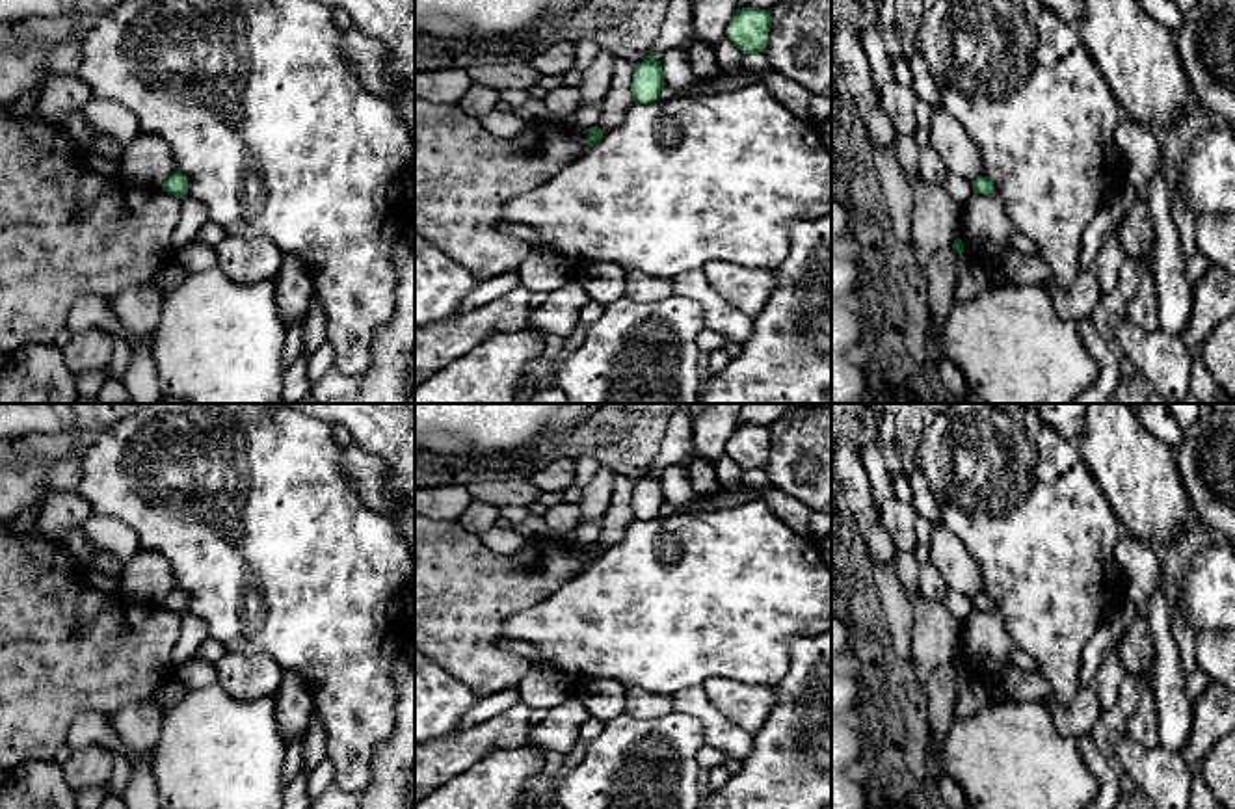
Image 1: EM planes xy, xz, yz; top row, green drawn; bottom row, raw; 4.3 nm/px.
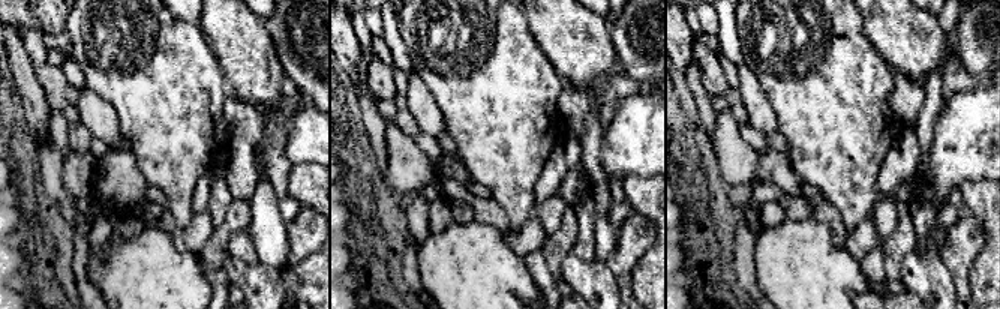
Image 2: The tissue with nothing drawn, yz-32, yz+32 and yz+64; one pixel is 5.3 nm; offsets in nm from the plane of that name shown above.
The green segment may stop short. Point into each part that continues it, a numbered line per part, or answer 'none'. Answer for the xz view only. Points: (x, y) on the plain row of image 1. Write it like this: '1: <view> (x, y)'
none

